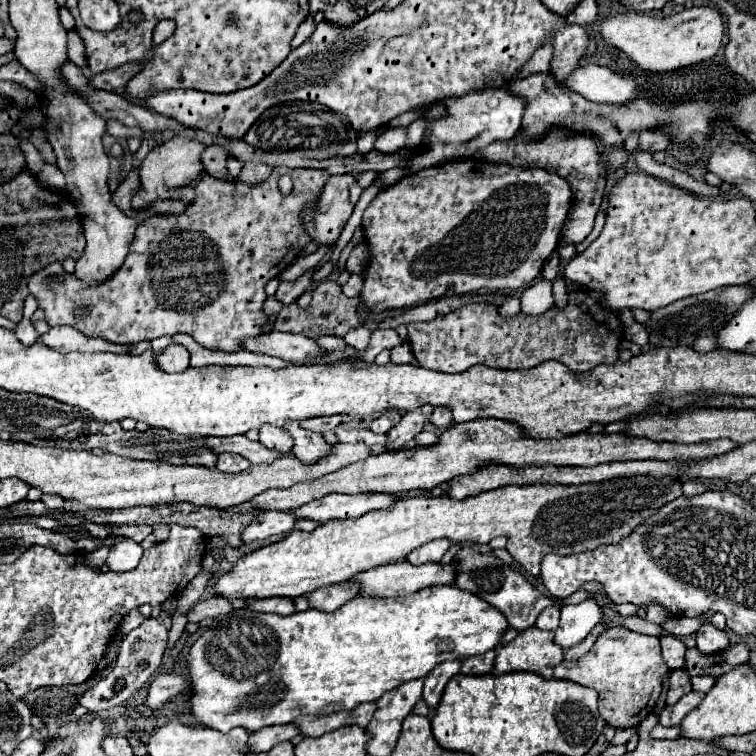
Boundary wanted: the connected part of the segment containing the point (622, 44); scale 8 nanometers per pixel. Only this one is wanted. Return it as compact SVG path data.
M692 7L680 13L672 13L670 17L628 11L602 19L600 35L608 45L626 53L642 69L664 73L714 57L722 45L724 23L720 13L710 7Z

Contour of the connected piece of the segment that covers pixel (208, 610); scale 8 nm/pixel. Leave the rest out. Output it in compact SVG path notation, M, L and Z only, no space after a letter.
M216 597L212 599L206 599L206 601L198 601L194 607L190 607L190 611L186 613L188 621L190 623L198 623L202 621L204 617L212 617L216 615Z

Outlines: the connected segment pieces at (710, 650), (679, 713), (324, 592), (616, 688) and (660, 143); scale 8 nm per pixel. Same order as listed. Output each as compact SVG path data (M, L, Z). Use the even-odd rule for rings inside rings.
M704 623L696 633L696 647L704 655L714 655L718 651L724 651L728 645L730 645L728 635L710 623Z
M690 691L688 695L684 695L676 705L666 705L662 709L662 713L658 715L662 725L680 725L680 721L700 705L700 701L704 699L704 693L698 691Z
M344 583L344 585L332 585L332 587L320 587L306 595L308 605L318 611L334 611L346 601L350 601L358 593L356 585Z
M608 627L584 657L576 661L564 659L556 665L554 679L572 681L600 691L600 715L608 725L626 729L640 725L640 721L654 711L664 689L662 677L666 673L670 671L662 659L658 637L642 635L624 627Z
M642 133L640 135L640 145L638 145L640 151L656 153L656 151L664 151L666 147L668 147L668 137L664 137L662 133Z

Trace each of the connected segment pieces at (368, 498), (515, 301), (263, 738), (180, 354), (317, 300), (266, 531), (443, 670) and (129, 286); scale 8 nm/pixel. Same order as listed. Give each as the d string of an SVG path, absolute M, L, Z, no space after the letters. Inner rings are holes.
M332 493L330 497L322 497L320 501L310 501L308 505L300 505L294 509L296 519L310 519L316 523L326 523L332 519L352 519L360 517L362 513L382 509L384 505L390 505L396 501L392 495L340 495Z
M506 297L504 305L498 307L498 313L502 317L516 317L520 313L520 299L518 297Z
M290 723L260 729L256 733L250 733L248 753L266 753L266 751L270 751L274 745L278 745L282 741L292 741L296 735L300 735L300 731L296 729L296 725L290 725Z
M168 345L162 353L154 355L154 363L158 369L166 371L166 373L180 373L188 369L190 363L190 353L186 347L182 345Z
M324 281L312 293L312 305L308 309L300 309L296 303L284 305L274 321L274 329L288 331L288 333L304 333L308 337L320 335L346 335L350 329L360 325L358 317L360 299L350 299L342 293L342 287L336 281Z
M262 511L250 521L250 525L242 529L240 537L244 543L252 543L258 539L266 539L270 535L276 535L276 533L288 533L294 529L294 525L296 525L296 519L292 517L292 513Z
M444 661L444 665L436 665L432 673L424 679L424 693L422 699L430 709L436 709L442 697L446 683L460 671L460 661Z
M276 167L276 171L274 171L264 183L258 183L258 185L254 185L254 187L248 187L248 185L244 185L244 183L240 183L240 181L218 181L218 179L214 179L214 177L210 177L210 175L204 173L204 175L194 183L196 199L194 199L194 203L190 203L190 205L186 207L184 213L180 213L180 215L176 215L176 217L174 217L174 215L156 215L156 217L150 217L150 219L146 219L146 221L142 221L142 223L138 225L136 237L134 237L134 241L132 241L132 245L130 245L130 253L128 253L124 265L122 265L122 267L118 269L118 273L116 273L114 277L110 277L104 285L96 285L96 289L92 289L92 287L84 285L82 281L76 281L76 275L64 275L64 281L62 281L62 265L60 265L60 263L52 263L52 265L44 267L40 273L36 273L36 277L32 277L32 281L30 281L30 293L36 295L38 305L44 309L46 321L48 321L50 327L56 327L56 325L72 325L72 327L76 327L78 331L82 331L86 337L100 337L100 339L110 341L110 343L136 345L136 343L140 343L140 341L152 341L152 339L162 337L162 335L186 333L186 335L192 335L194 341L200 343L200 345L206 347L206 349L240 351L240 341L242 341L244 337L254 337L256 333L260 333L260 331L262 331L260 327L262 327L264 321L268 319L268 317L264 315L264 311L262 311L262 303L264 303L264 299L266 299L266 295L264 295L266 283L268 283L272 277L276 277L278 273L282 273L288 265L292 265L292 261L296 259L296 255L300 253L300 249L302 249L306 243L312 241L312 239L308 237L308 233L304 233L302 221L300 221L300 213L302 213L304 205L316 201L316 197L320 195L320 189L322 189L324 183L328 181L328 177L330 177L330 175L328 175L326 171L322 171L322 169L288 169L288 167ZM284 173L288 173L288 175L292 177L292 181L294 181L294 189L292 189L292 193L286 195L286 197L282 197L282 193L280 193L280 189L278 189L278 177L284 175ZM50 277L58 277L58 279L62 281L62 285L60 285L60 287L50 287L50 289L46 289L46 281L48 281ZM84 307L88 309L88 313L86 313L86 315L78 315L78 311L84 309Z

